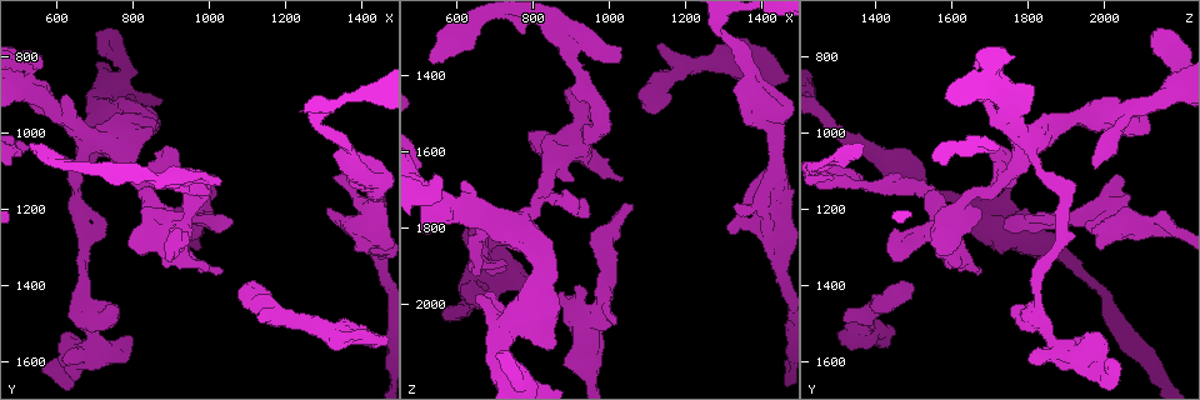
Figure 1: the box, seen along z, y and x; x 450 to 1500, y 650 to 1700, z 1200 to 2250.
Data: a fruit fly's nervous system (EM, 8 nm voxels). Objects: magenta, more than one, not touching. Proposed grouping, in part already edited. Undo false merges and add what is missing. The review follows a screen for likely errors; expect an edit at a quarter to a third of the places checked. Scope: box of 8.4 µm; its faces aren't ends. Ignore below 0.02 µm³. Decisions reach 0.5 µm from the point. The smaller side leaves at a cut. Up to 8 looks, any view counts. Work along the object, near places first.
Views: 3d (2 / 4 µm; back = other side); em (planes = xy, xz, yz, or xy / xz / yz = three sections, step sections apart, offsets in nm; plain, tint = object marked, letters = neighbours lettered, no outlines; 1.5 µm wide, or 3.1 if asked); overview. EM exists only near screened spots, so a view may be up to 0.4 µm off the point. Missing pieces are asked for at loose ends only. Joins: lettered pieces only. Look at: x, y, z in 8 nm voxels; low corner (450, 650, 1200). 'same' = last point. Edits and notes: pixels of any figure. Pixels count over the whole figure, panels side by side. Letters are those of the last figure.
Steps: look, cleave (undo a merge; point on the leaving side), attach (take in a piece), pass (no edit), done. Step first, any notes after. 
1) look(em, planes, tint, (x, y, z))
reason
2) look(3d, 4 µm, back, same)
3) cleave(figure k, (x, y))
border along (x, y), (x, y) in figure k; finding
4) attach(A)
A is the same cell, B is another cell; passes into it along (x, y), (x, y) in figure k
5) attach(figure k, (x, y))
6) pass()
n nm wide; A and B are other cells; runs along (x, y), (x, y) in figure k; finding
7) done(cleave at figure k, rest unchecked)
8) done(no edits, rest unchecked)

look(em, yz, step 4, tint, (1435, 1300, 1855))
thick turns thin

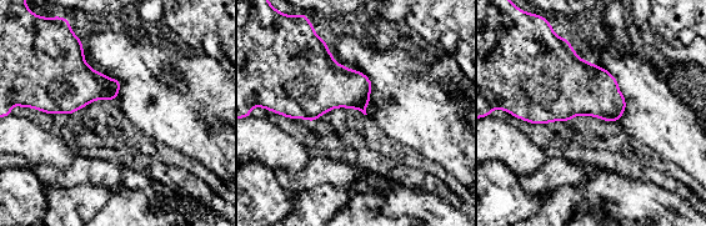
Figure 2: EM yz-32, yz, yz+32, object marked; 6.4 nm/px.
look(em, planes, letters, same)

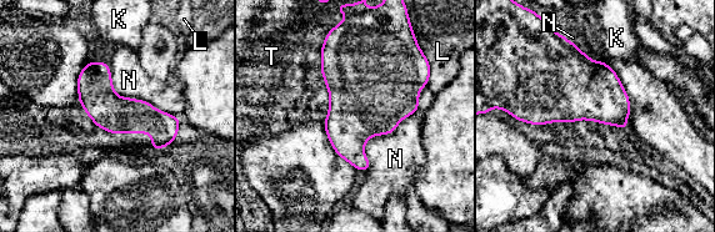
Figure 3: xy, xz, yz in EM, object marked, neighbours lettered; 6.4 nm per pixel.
pass()
K, L, N and T are other cells; runs along (81, 76), (120, 115), (176, 121) in figure 3; one neuron here

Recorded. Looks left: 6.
look(3d, 2 µm, (745, 1455, 1760))
branch stops here

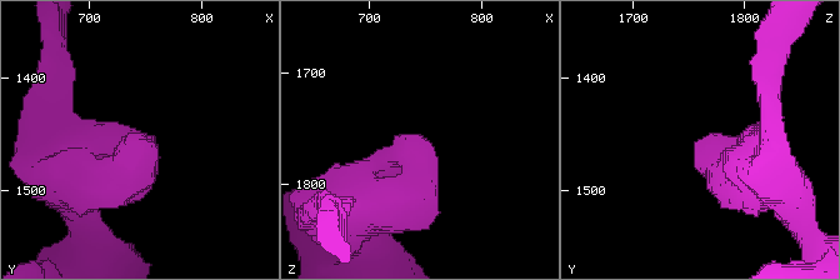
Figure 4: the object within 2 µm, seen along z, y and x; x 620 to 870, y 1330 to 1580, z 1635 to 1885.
look(em, xy, step 8, tint, (742, 1458, 1754))
need the tissue

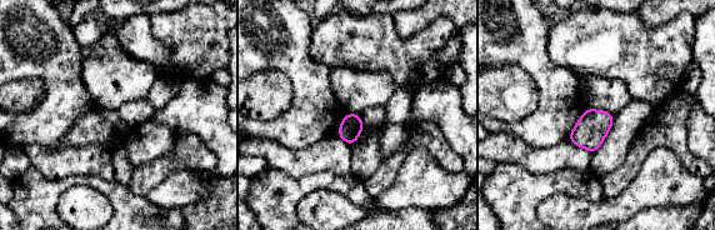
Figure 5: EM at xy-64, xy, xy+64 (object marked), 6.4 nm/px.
look(em, planes, letters, same)

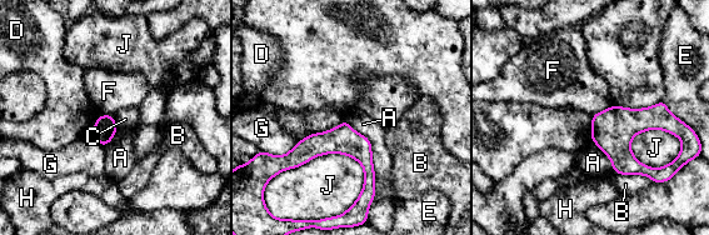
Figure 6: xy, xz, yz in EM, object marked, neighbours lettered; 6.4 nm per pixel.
pass()
A, B, C, D, E, F, G, H and J are other cells; none of them fits

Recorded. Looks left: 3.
look(3d, 2 µm, (895, 1105, 1435))
free end

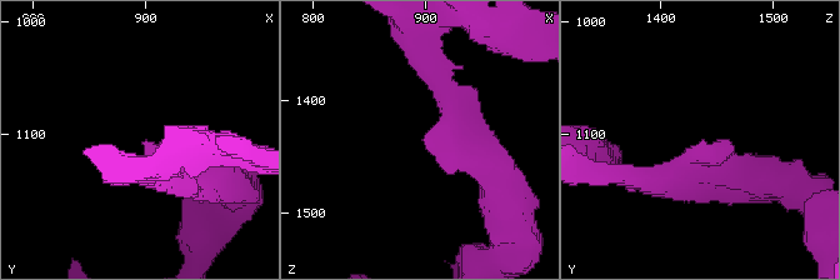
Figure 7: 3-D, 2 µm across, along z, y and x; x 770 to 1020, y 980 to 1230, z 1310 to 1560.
look(em, planes, tint, (898, 1108, 1440))

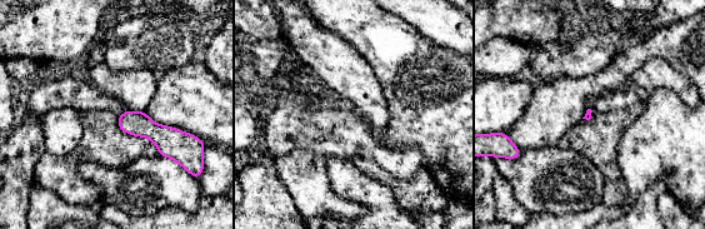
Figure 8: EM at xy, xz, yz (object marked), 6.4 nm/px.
look(em, planes, letters, same)

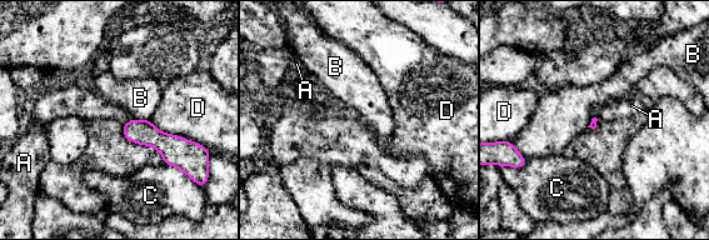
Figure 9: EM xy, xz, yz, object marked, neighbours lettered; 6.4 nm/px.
pass()
A, B, C and D are other cells; border along (131, 118), (123, 125) in figure 9; no lettered piece goes on from it

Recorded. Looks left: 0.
done(no edits, rest unchecked)

